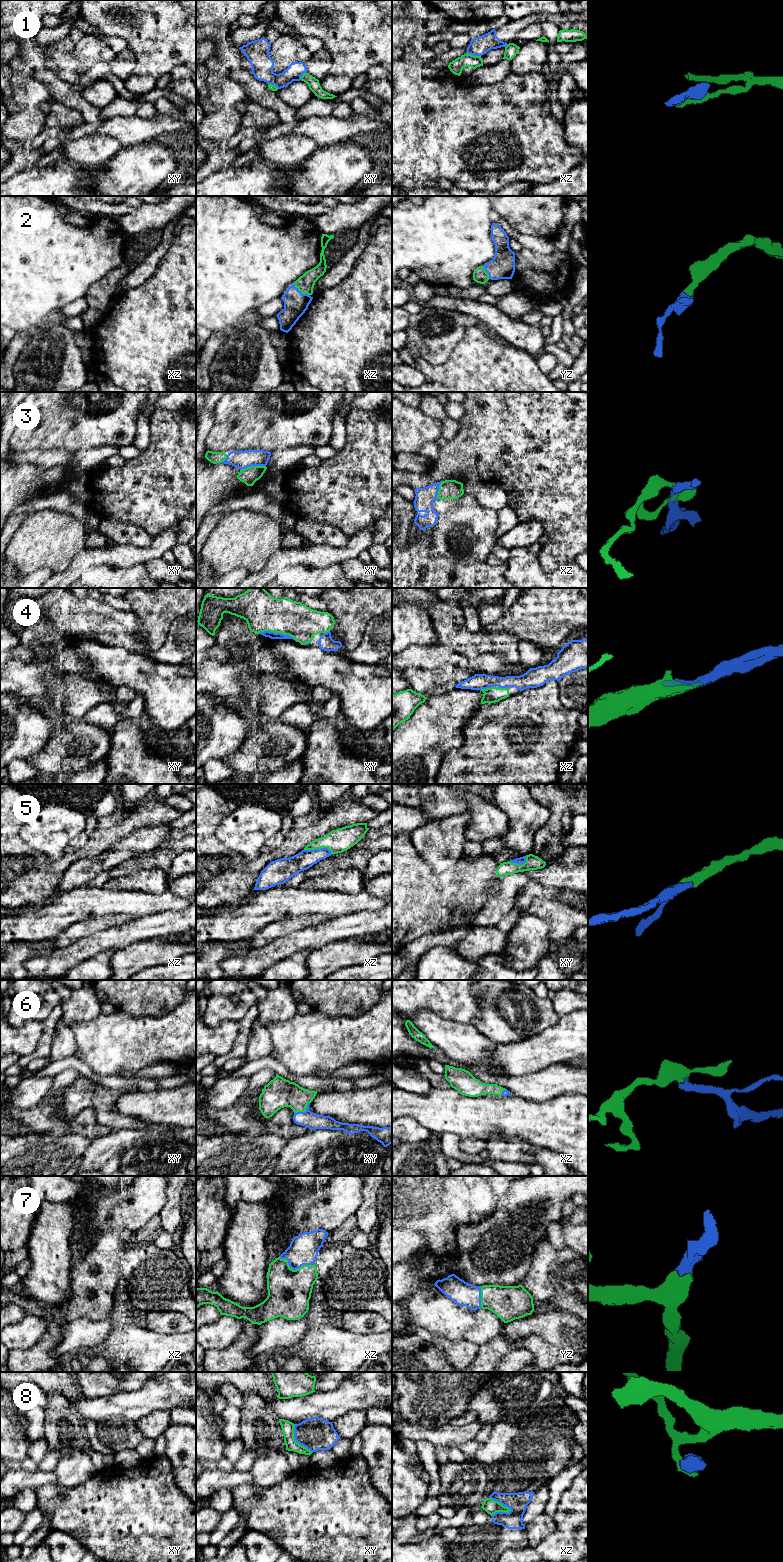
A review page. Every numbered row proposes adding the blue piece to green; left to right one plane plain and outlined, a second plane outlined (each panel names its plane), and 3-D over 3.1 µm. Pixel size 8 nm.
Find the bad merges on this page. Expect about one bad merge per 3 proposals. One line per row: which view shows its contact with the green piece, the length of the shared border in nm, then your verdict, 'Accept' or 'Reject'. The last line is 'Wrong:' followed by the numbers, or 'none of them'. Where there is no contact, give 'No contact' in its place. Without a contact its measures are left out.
1: Touches green in xz. Shared border 120 nm. Reject
2: Touches green in xz. Shared border 160 nm. Accept
3: Touches green in xy. Shared border 220 nm. Accept
4: Touches green in xy. Shared border 320 nm. Accept
5: Touches green in xz. Shared border 240 nm. Accept
6: Touches green in xy. Shared border 160 nm. Accept
7: Touches green in xz. Shared border 300 nm. Accept
8: Touches green in xz. Shared border 220 nm. Reject
Wrong: 1, 8

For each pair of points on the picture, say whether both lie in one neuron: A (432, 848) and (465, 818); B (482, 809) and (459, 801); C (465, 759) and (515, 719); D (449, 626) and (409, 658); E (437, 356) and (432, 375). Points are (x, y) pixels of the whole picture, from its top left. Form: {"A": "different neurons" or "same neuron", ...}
{"A": "same neuron", "B": "different neurons", "C": "same neuron", "D": "different neurons", "E": "different neurons"}

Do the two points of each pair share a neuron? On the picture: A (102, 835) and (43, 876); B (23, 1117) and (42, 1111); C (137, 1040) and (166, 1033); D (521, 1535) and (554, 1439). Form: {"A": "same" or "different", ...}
{"A": "same", "B": "same", "C": "same", "D": "same"}

